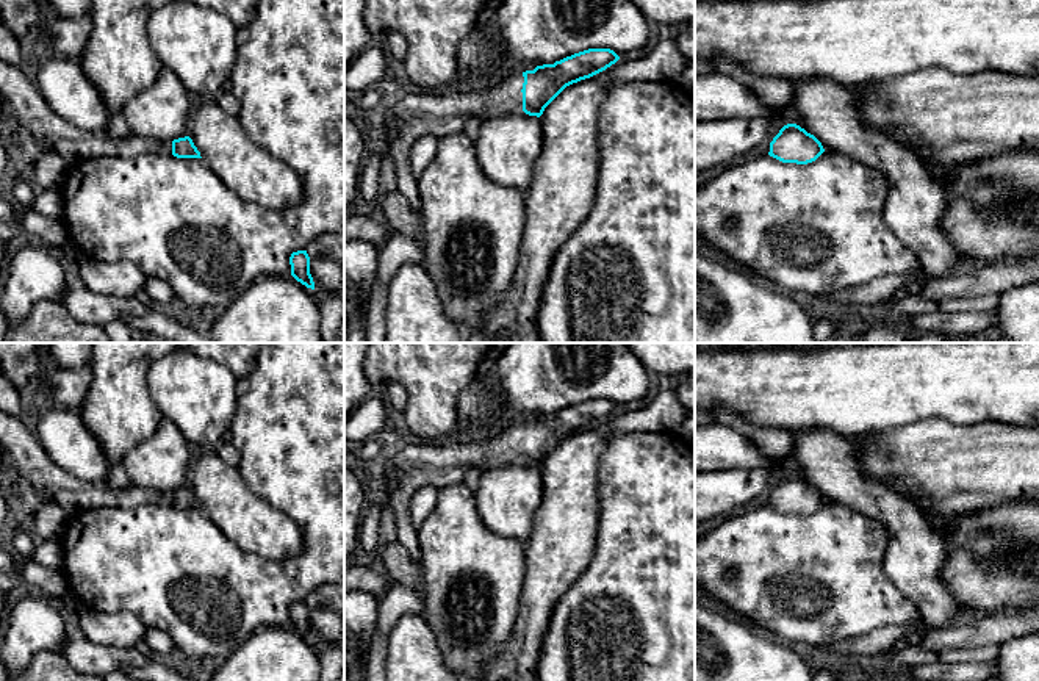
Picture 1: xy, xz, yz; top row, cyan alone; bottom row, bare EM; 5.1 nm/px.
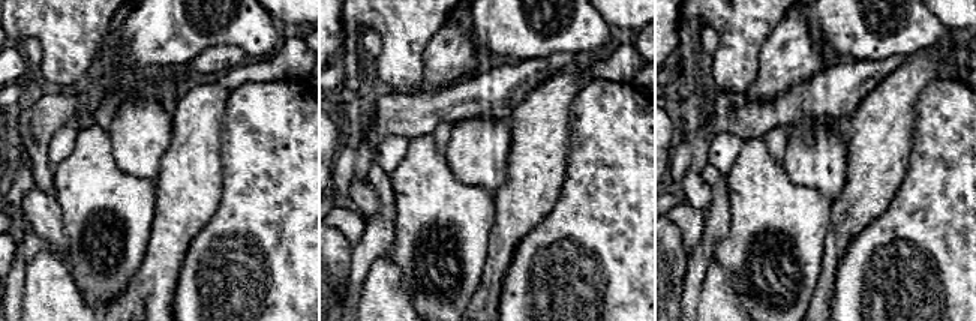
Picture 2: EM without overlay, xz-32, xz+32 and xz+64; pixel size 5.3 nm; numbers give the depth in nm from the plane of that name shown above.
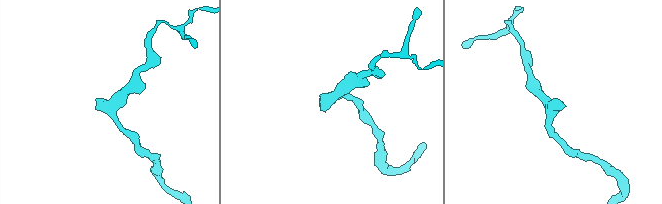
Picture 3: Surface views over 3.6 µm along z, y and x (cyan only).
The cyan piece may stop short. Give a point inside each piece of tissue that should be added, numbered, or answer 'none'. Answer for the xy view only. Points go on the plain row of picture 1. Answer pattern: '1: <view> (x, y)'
1: xy (36, 472)

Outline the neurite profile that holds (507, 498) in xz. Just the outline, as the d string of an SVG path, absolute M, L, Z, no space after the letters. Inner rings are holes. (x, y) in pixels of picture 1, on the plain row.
M523 460L479 473L476 507L482 523L499 537L526 543L541 503L543 479L537 467Z

